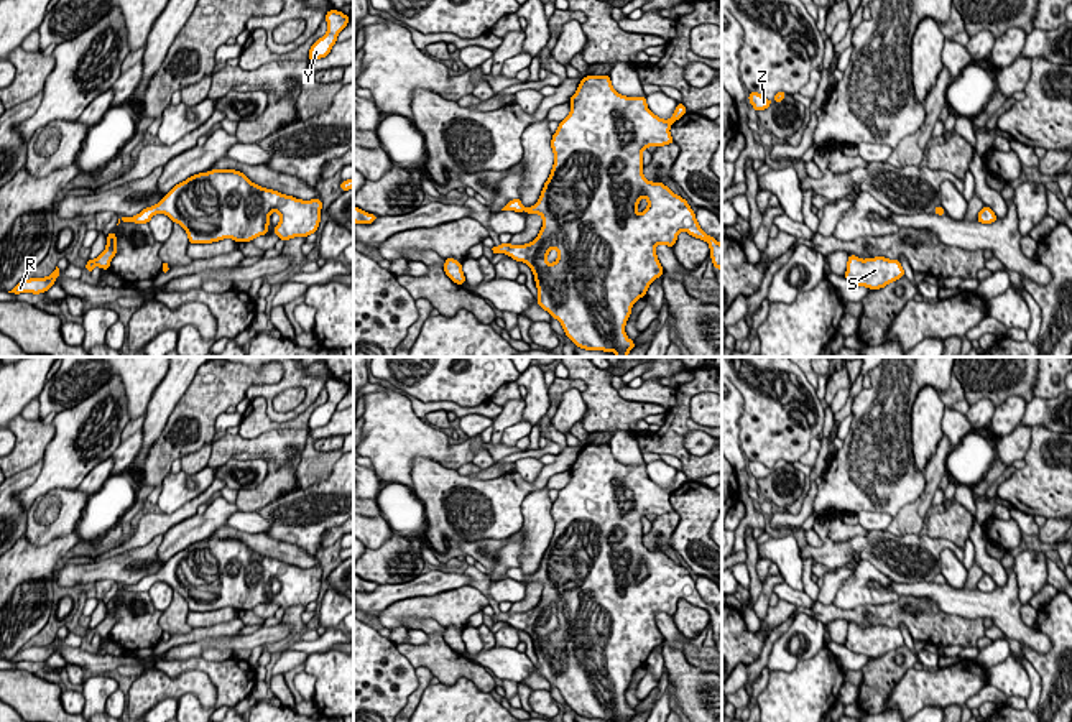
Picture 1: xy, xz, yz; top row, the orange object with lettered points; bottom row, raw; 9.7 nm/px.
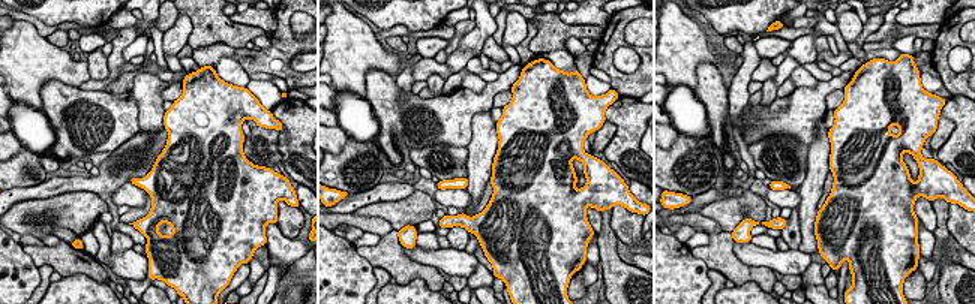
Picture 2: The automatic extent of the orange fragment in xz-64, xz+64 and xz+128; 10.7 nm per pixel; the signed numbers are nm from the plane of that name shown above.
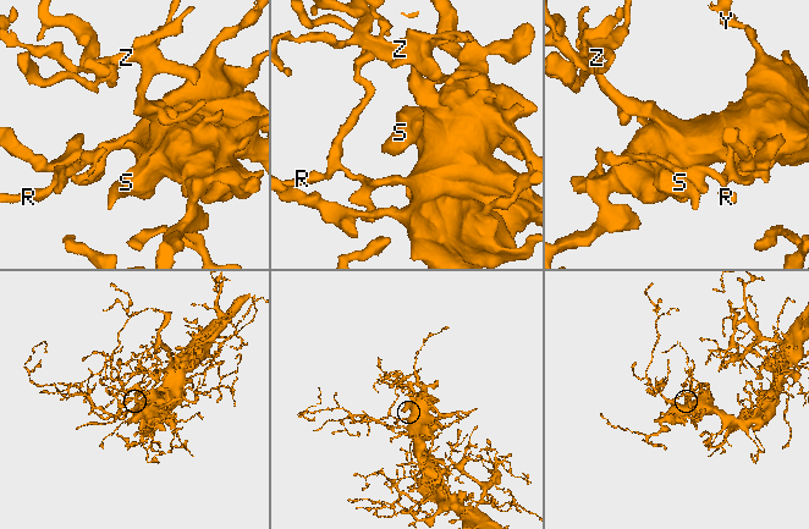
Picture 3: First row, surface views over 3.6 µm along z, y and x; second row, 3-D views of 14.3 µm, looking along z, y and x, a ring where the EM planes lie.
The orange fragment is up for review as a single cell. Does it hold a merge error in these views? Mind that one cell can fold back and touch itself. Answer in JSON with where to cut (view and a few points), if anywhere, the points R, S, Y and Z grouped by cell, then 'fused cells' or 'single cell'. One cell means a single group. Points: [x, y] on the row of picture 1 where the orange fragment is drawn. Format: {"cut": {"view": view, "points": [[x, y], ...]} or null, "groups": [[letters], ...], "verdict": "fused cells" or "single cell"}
{"cut": null, "groups": [["R", "S", "Y", "Z"]], "verdict": "single cell"}

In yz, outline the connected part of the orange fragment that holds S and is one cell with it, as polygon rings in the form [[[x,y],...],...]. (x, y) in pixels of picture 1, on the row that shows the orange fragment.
[[[848,255],[845,280],[853,285],[880,289],[903,276],[904,270],[899,260],[885,257],[862,260],[857,255]]]

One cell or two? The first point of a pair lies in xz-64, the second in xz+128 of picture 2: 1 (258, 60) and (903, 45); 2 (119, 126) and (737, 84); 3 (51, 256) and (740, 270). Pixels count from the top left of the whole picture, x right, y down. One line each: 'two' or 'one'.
1: two
2: two
3: one

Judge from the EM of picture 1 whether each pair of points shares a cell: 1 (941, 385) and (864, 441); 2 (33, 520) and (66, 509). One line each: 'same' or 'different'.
1: same
2: same

